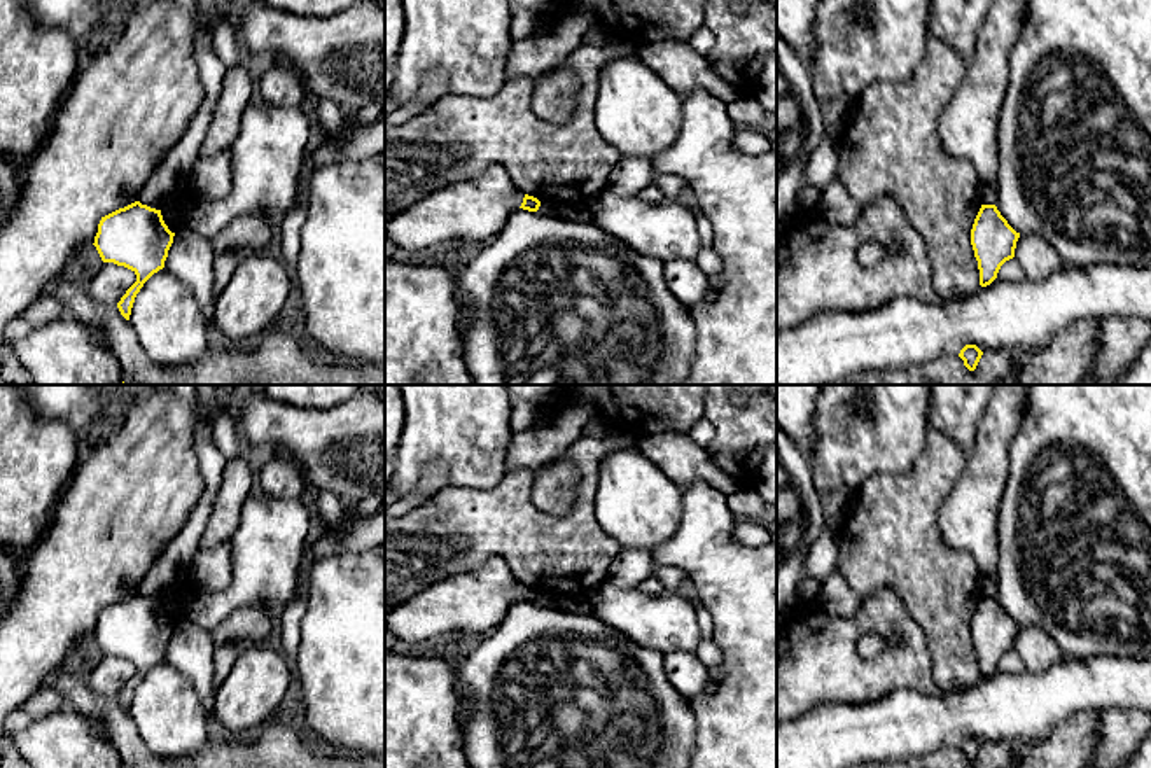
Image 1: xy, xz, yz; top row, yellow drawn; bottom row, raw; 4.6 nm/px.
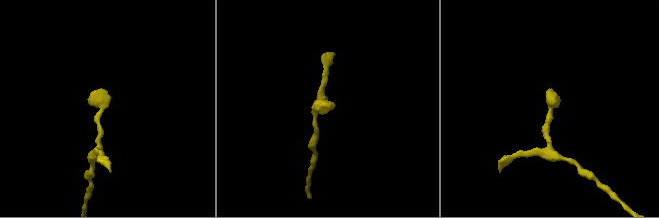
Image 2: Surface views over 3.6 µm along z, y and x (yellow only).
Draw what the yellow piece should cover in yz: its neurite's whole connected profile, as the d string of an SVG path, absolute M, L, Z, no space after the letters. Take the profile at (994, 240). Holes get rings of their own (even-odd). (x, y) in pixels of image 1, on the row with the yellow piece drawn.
M981 205L971 229L981 287L990 285L1001 266L1015 257L1018 238L1020 233L1008 224L995 205Z

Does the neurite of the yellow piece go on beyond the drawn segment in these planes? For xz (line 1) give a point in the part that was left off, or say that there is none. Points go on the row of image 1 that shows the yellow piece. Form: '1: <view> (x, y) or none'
1: none

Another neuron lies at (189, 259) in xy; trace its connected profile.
M187 226L175 233L164 261L164 269L194 292L208 325L215 325L217 306L213 257L212 240Z

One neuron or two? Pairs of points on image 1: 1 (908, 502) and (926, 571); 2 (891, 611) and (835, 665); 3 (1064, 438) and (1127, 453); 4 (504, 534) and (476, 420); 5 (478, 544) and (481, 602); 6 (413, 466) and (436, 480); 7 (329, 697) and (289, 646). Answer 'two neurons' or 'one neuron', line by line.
1: one neuron
2: one neuron
3: one neuron
4: two neurons
5: two neurons
6: two neurons
7: two neurons

